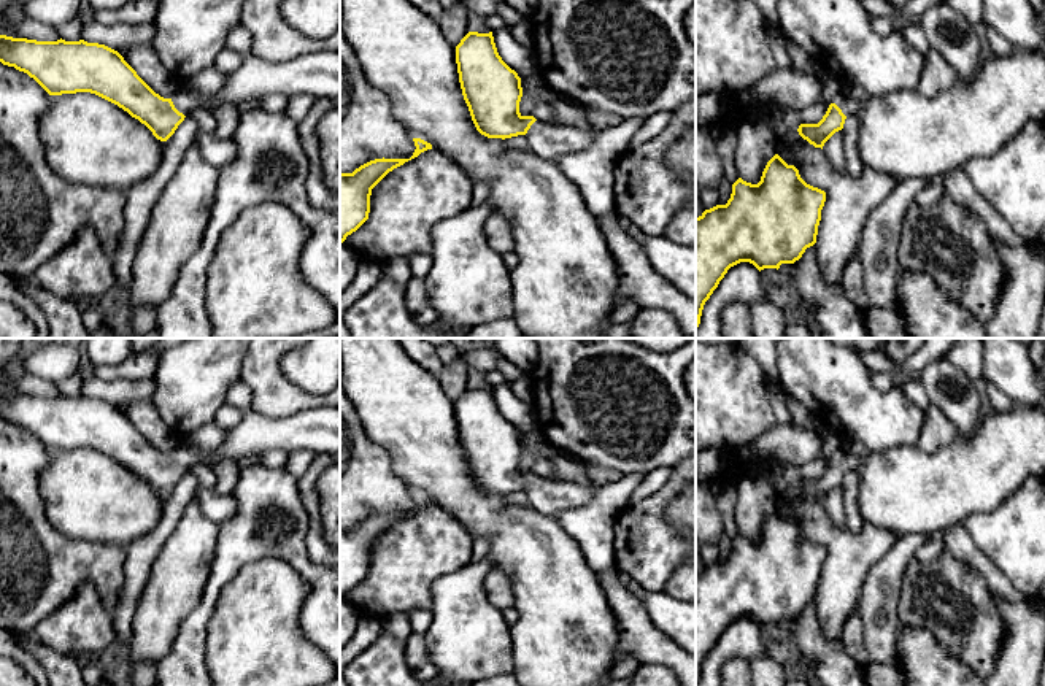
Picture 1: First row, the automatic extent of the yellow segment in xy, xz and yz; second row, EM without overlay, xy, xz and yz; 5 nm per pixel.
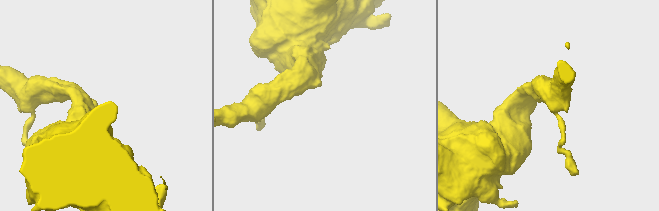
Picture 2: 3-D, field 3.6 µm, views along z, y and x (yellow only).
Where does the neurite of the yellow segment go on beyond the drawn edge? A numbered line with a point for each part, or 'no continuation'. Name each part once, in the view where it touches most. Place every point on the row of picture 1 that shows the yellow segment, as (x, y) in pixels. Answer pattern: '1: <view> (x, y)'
1: xy (318, 73)

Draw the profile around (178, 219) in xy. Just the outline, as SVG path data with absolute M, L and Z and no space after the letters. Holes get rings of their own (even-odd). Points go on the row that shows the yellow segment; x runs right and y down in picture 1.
M199 148L186 149L151 211L133 265L129 300L133 310L168 300L183 265L202 243L214 203L219 170Z

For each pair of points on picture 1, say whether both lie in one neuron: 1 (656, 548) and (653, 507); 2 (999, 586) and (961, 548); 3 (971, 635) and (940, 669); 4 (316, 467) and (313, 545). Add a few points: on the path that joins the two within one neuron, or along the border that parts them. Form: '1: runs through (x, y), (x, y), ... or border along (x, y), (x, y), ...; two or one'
1: runs through (653, 539), (653, 516); one
2: runs through (993, 577), (971, 554); one
3: border along (926, 629), (945, 650), (971, 669); two
4: runs through (310, 486), (313, 526); one

